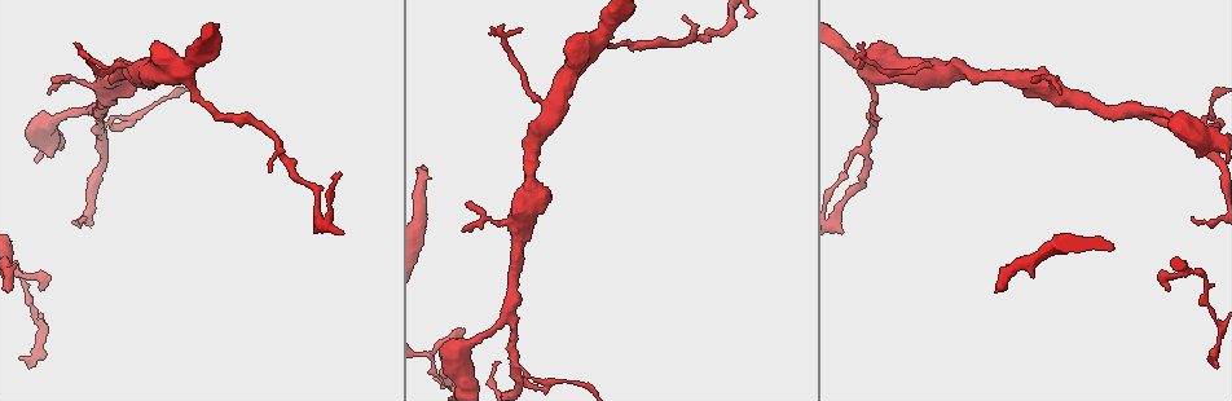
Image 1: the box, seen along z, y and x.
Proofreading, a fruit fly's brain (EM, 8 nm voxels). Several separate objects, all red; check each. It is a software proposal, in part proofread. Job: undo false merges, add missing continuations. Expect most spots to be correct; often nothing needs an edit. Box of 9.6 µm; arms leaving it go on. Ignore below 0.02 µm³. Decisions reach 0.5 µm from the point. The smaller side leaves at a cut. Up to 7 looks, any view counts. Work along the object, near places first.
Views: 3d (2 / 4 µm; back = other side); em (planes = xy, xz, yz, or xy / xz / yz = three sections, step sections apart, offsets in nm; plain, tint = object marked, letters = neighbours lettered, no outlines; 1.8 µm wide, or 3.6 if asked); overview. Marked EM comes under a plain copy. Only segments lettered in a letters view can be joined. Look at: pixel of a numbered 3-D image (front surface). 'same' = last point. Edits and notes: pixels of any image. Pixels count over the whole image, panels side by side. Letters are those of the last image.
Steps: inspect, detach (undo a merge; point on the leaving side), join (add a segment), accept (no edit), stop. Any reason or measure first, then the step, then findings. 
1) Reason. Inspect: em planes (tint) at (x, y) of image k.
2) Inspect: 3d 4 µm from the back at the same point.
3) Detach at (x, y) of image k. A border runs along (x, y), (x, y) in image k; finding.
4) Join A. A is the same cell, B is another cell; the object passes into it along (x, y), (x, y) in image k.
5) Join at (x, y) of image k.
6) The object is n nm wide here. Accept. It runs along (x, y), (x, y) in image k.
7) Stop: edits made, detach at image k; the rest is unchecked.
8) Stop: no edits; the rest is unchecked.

Tapers out. Inspect: em planes (tint) at (522, 28) of image 1.

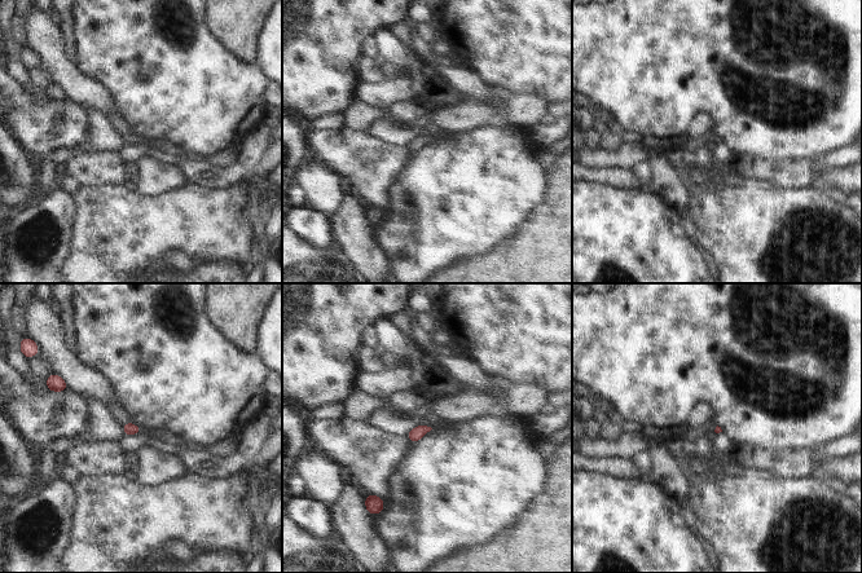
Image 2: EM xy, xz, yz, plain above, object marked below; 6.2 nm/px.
Inspect: em planes (letters) at the same point.

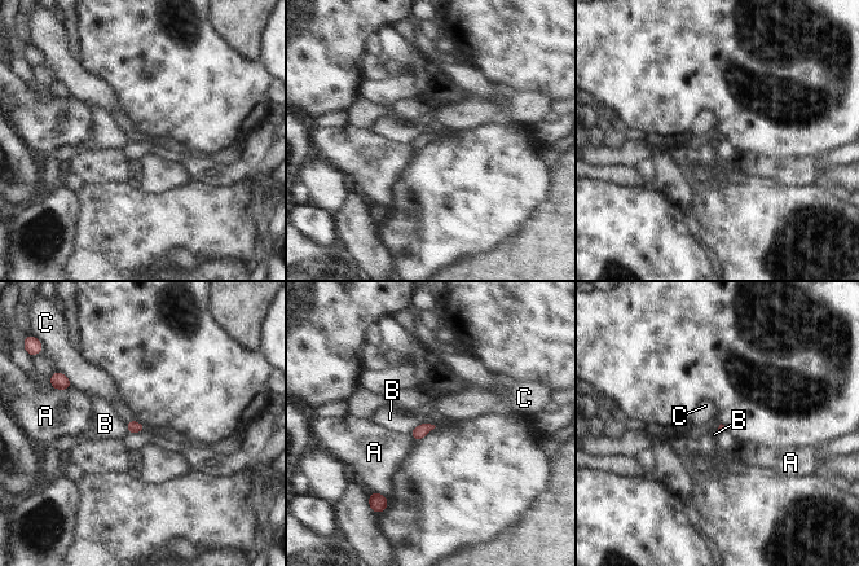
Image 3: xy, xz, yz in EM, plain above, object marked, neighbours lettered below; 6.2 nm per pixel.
Accept. A, B and C are other cells; a border runs along (423, 421), (408, 433) in image 3; none of them fits.

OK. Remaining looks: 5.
Inspect: 3d 4 µm at (755, 13) of image 1.

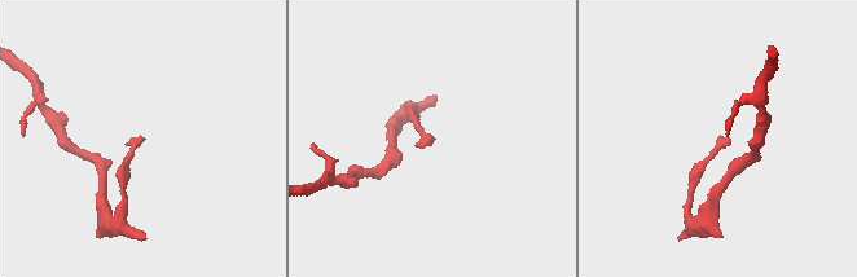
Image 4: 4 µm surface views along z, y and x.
Need the tissue. Inspect: em xz step 4 (letters) at (139, 137) of image 4.

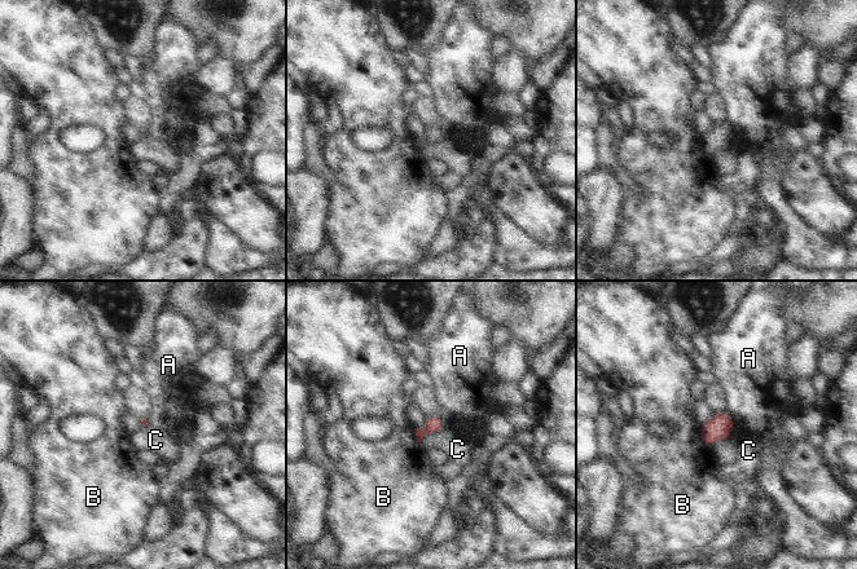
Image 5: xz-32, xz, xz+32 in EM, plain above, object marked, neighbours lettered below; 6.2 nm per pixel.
Accept. A, B and C are other cells; a border runs along (444, 427), (427, 433), (420, 441) in image 5; none of them fits.

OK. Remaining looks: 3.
Sharp bend. Inspect: em planes (tint) at (18, 274) of image 1.

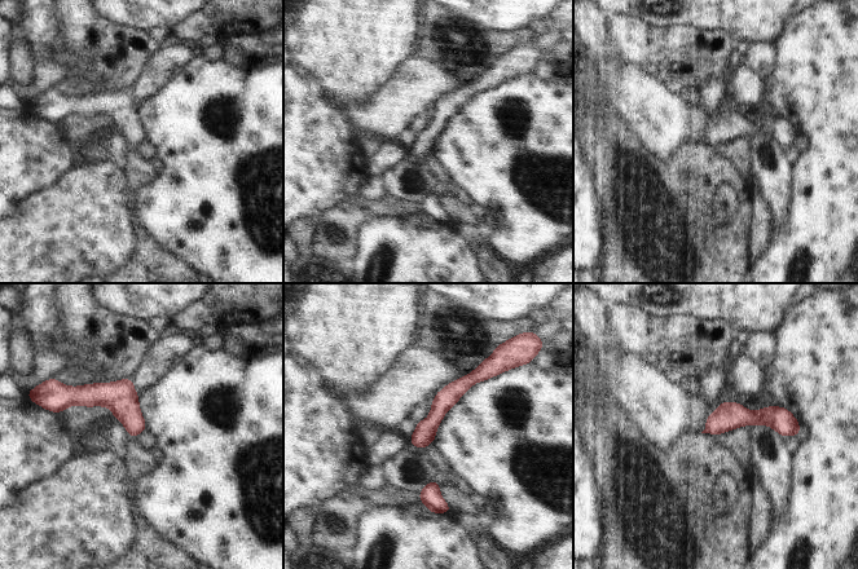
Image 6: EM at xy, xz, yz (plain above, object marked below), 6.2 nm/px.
See the neighbours. Inspect: em planes (letters) at the same point.

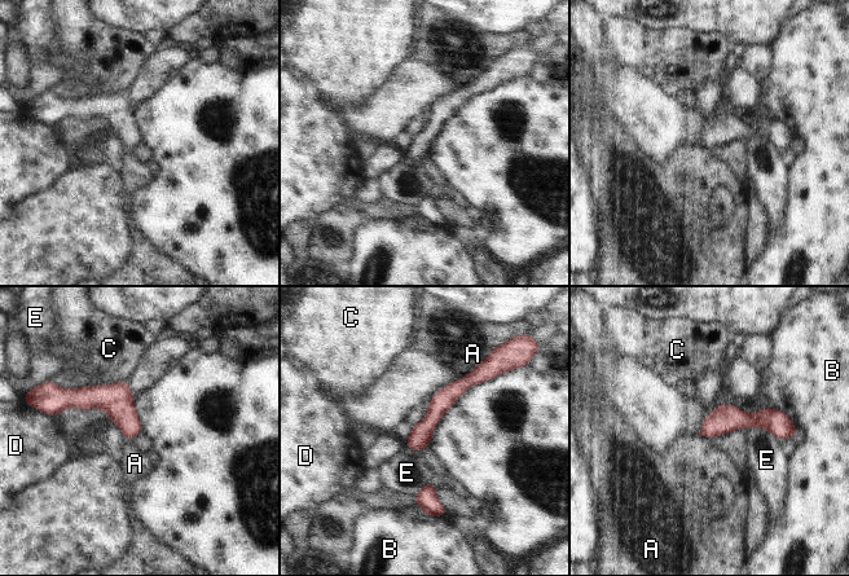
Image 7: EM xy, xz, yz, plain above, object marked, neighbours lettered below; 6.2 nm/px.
The object is 130 nm wide here. Accept. A, B, C, D and E are other cells; it runs along (475, 373), (409, 443) in image 7; continuous, no second neuron.

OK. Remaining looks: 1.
Stop: no edits; the rest is unchecked.

